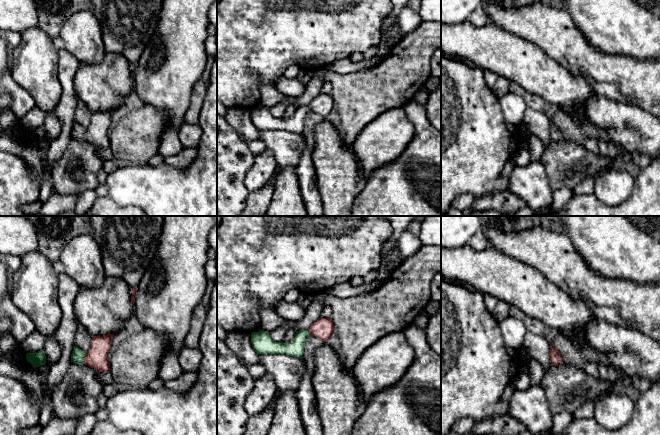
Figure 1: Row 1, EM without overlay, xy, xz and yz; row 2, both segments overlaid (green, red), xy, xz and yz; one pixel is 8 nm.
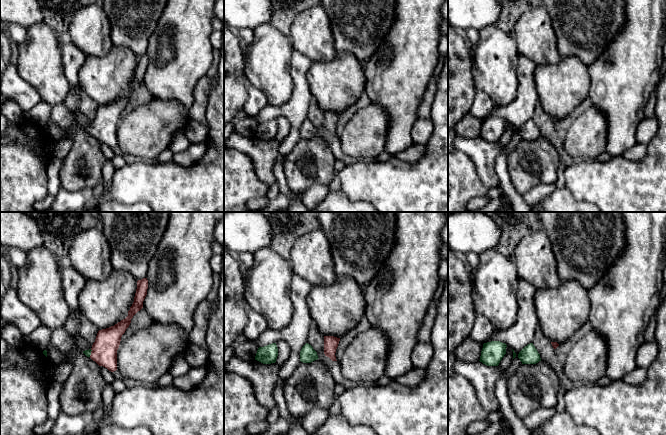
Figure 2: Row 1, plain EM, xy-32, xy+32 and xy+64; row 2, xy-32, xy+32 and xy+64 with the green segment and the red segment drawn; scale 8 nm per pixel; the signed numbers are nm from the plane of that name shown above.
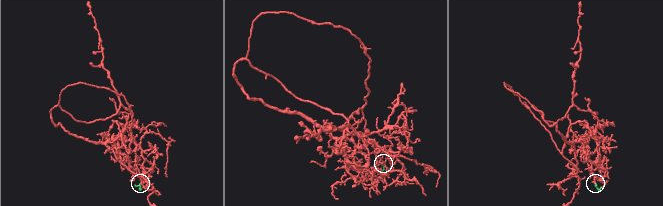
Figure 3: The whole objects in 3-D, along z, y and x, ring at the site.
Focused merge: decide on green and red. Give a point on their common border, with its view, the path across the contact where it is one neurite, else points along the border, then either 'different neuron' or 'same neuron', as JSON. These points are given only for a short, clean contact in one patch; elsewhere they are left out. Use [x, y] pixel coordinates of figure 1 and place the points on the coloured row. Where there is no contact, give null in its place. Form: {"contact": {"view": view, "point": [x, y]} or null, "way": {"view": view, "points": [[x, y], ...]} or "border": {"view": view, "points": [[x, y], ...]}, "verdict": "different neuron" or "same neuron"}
{"contact": {"view": "xy", "point": [84, 358]}, "way": {"view": "xy", "points": [[78, 355], [84, 358], [96, 357]]}, "verdict": "same neuron"}

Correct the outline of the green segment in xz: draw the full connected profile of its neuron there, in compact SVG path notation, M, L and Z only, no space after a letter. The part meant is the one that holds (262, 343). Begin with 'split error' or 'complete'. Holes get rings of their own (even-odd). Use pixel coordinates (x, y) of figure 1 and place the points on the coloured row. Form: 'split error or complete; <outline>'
split error; M321 317L309 329L296 331L294 339L289 343L275 342L269 332L262 330L251 333L251 344L257 354L286 354L302 359L308 336L312 335L325 341L334 331L332 320Z

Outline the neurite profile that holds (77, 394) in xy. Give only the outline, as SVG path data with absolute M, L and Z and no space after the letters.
M71 362L61 382L52 387L53 411L58 419L76 419L100 409L98 396L103 385L98 371Z

